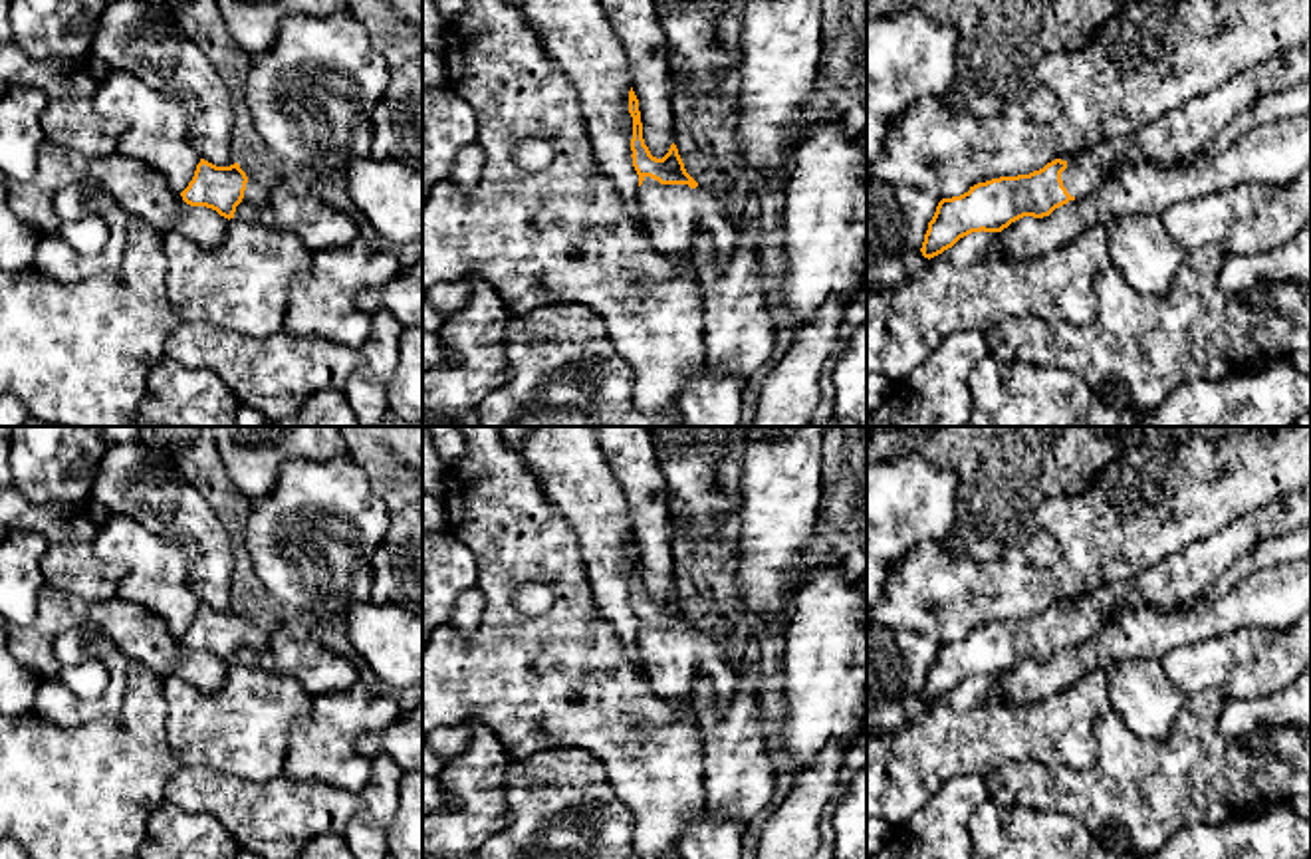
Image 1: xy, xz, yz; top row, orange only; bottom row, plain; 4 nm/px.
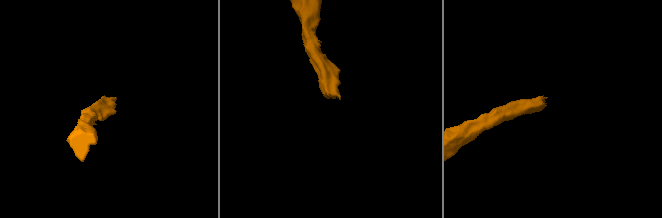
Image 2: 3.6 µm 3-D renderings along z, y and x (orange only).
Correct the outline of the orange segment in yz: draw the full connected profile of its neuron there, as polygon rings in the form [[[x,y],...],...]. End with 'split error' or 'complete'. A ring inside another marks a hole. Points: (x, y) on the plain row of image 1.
[[[1311,482],[1186,546],[1136,579],[1091,591],[1069,607],[1055,603],[1029,619],[992,623],[960,641],[942,643],[928,667],[920,696],[930,704],[972,676],[1002,676],[1023,661],[1043,663],[1069,645],[1089,641],[1129,611],[1123,599],[1131,589],[1154,609],[1184,607],[1242,553],[1307,524],[1311,524]]]; split error

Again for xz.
[[[633,532],[629,557],[633,561],[631,601],[639,619],[637,659],[653,690],[668,704],[692,704],[694,680],[706,675],[718,708],[726,708],[742,678],[738,663],[724,657],[710,629],[698,629],[686,617],[674,587],[662,603],[651,599]]]; split error

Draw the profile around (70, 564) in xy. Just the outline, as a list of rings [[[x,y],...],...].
[[[16,488],[0,492],[0,524],[36,532],[46,540],[40,569],[46,585],[89,603],[117,597],[123,567],[95,555],[99,526],[83,506],[36,504]]]

